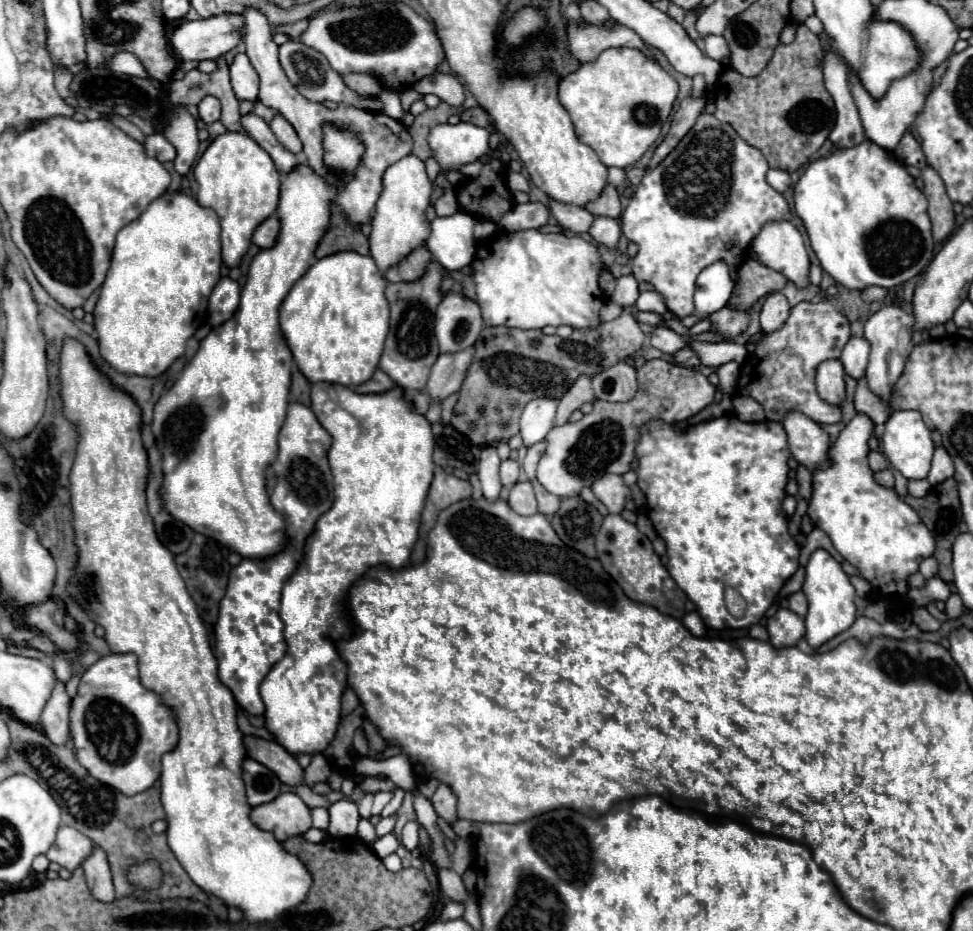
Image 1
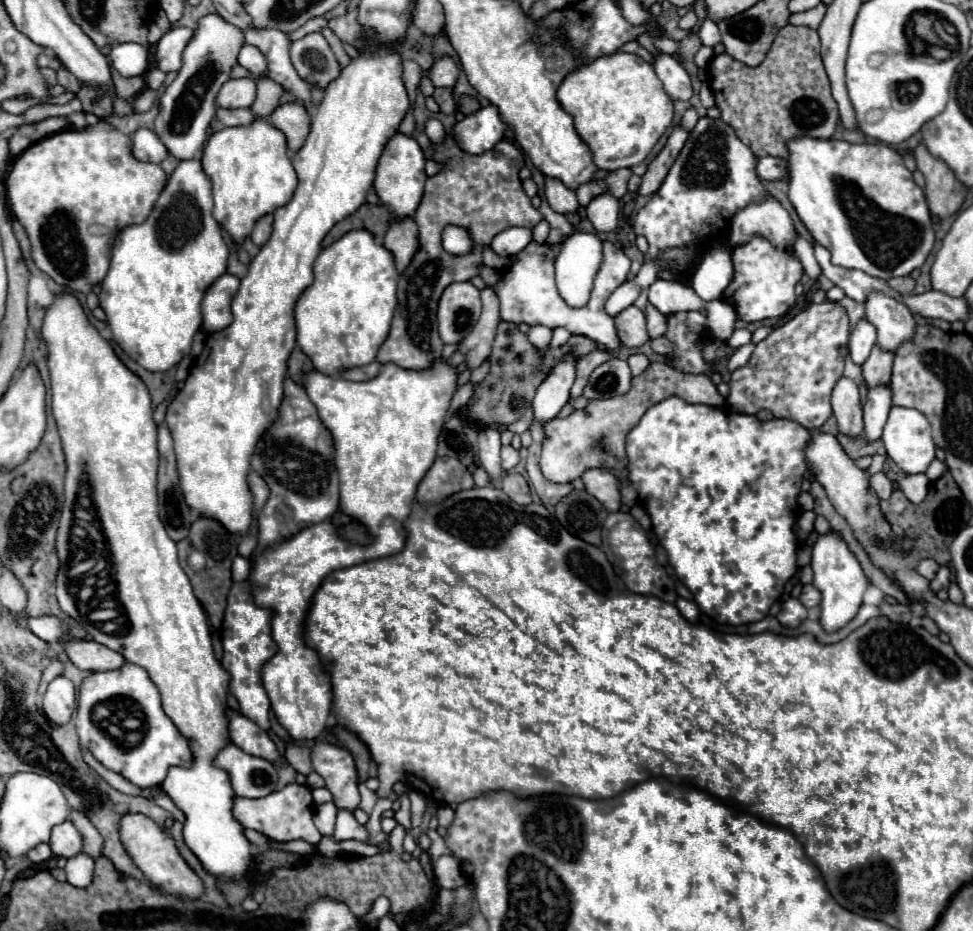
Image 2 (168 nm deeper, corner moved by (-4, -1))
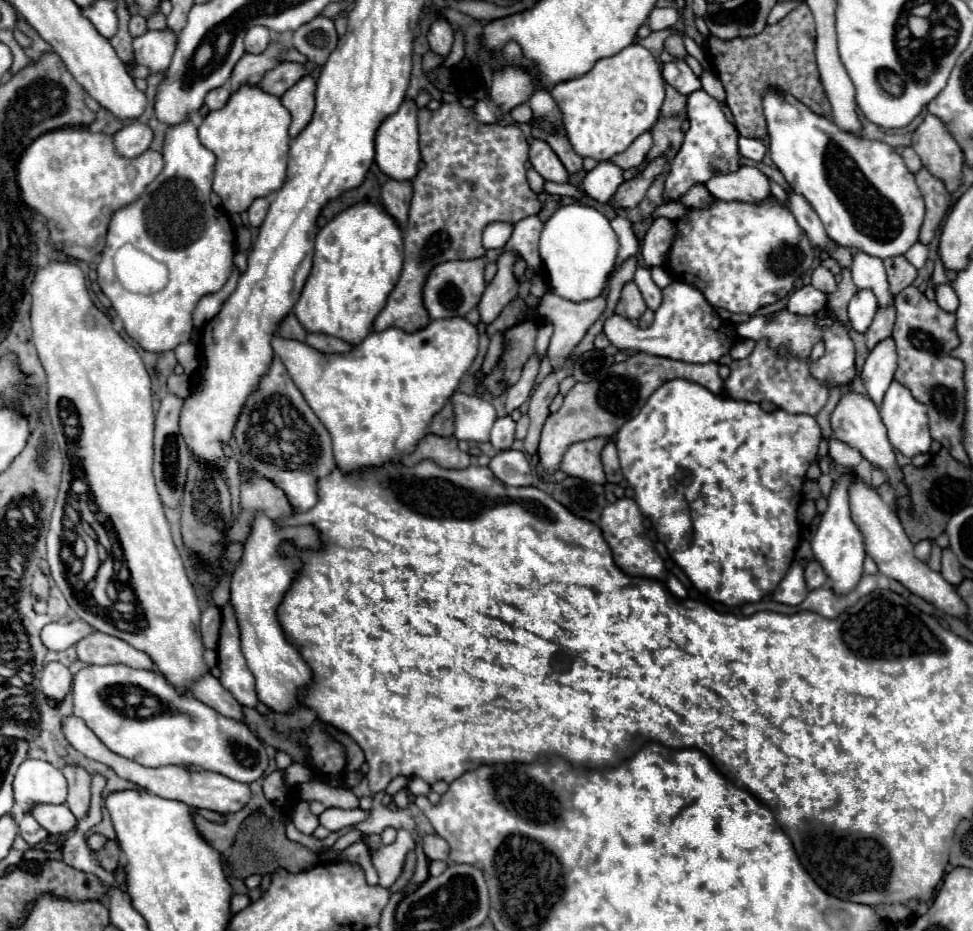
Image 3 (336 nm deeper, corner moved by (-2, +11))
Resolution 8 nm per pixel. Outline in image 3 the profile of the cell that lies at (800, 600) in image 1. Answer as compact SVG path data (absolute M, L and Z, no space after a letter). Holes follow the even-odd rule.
M816 560L808 562L808 566L806 566L806 570L804 570L804 578L806 578L808 590L816 590L816 588L822 588L822 586L828 584L826 574L824 574L822 566L820 566Z

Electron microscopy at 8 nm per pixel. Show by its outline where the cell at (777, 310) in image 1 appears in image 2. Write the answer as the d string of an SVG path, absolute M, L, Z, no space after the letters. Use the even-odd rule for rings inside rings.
M752 236L746 244L736 246L732 250L732 264L734 264L734 276L726 288L726 292L730 294L724 300L730 306L740 306L740 316L746 322L778 318L784 316L794 306L796 300L794 288L804 274L804 266L792 248L780 250L772 246L766 238Z

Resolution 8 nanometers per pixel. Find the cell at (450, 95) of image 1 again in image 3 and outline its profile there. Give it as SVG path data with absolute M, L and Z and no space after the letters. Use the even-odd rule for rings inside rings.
M444 18L436 20L428 32L430 50L438 56L448 56L452 50L452 42L454 42L454 32L452 32L450 24Z

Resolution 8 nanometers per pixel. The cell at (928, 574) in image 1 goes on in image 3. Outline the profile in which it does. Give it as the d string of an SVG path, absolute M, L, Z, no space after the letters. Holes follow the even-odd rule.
M922 540L922 542L918 542L918 544L914 546L914 554L916 554L916 558L922 560L922 562L928 562L928 560L930 560L930 550L932 550L930 540Z

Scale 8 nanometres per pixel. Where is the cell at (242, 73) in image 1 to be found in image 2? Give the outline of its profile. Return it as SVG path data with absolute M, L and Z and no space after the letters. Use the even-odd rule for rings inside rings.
M246 44L244 48L242 48L242 52L240 52L240 56L238 56L238 64L240 66L244 66L244 68L248 68L252 74L264 74L266 72L266 66L268 66L268 62L266 62L266 56L256 48L256 46L250 46L250 44Z

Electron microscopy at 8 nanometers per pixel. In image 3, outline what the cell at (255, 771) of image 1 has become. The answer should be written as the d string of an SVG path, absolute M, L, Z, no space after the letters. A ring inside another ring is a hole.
M124 664L110 666L86 666L82 668L72 682L74 696L74 716L80 716L88 728L98 736L98 740L128 760L136 760L148 768L158 766L198 766L202 770L210 770L222 776L228 776L236 782L252 784L264 776L268 768L268 754L258 736L250 732L250 728L242 722L230 720L194 696L184 696L176 692L164 676L158 672L136 670Z

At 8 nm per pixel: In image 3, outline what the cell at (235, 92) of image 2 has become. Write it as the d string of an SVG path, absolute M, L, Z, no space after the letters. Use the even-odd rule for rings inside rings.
M272 42L268 46L268 50L262 54L244 54L238 60L238 64L230 76L232 92L238 92L242 86L256 86L260 82L260 78L264 76L264 72L268 72L270 68L274 68L278 64L276 56L282 50L284 48L278 42Z

